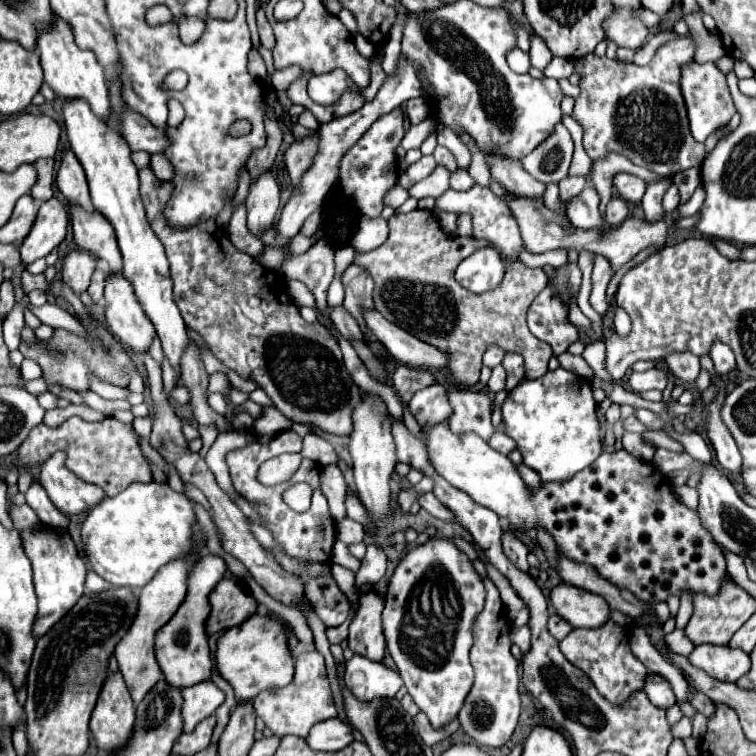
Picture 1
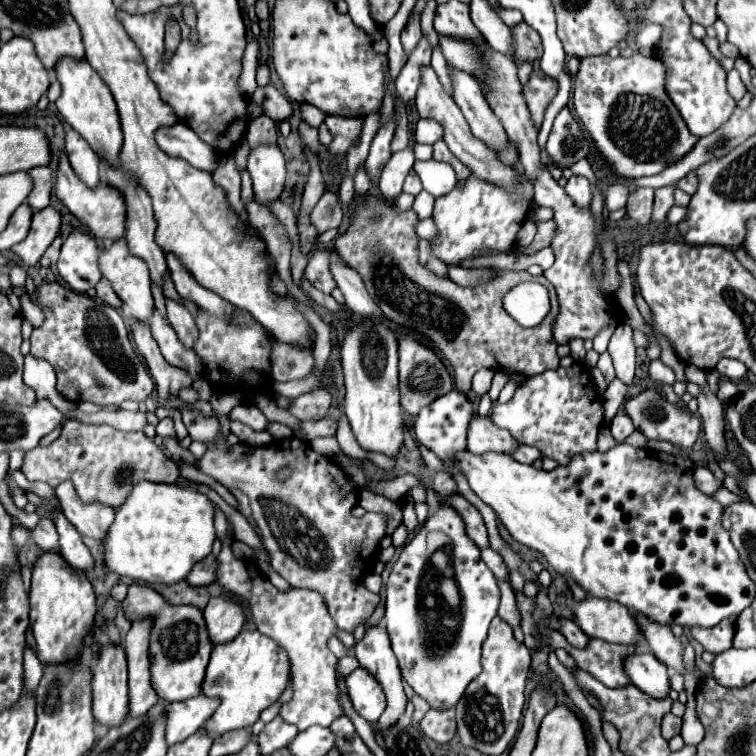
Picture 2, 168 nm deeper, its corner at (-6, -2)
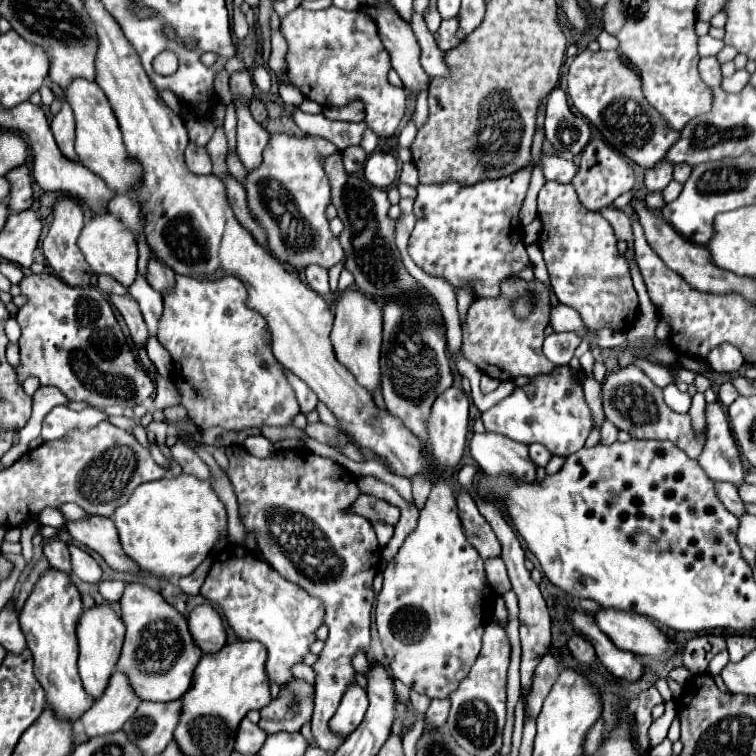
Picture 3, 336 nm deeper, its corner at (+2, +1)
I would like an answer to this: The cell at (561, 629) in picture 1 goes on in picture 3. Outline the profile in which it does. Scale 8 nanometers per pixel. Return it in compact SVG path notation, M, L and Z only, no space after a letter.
M572 636L570 642L568 642L568 650L572 652L572 656L578 660L578 662L584 662L584 664L592 664L596 660L596 652L592 648L592 644L588 640L584 640L582 636Z

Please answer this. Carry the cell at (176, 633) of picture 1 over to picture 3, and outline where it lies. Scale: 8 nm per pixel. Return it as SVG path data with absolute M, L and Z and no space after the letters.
M126 584L120 606L122 606L122 620L126 624L126 640L120 660L116 664L116 672L122 672L128 678L134 694L144 702L172 702L182 698L182 694L190 688L192 672L202 656L202 652L192 642L186 618L174 606L166 604L158 592L142 584Z

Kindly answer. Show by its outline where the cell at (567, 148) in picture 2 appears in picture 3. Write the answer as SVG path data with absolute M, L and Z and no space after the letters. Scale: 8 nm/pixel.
M556 86L548 96L544 128L546 128L546 140L558 152L572 152L576 156L590 142L588 122L570 110L566 92L560 86Z

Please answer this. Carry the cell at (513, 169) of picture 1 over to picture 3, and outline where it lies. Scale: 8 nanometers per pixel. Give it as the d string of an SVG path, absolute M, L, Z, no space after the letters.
M414 12L412 14L412 20L410 20L410 26L416 34L416 40L420 44L420 64L422 68L426 70L426 74L430 78L436 78L436 76L448 76L448 66L444 62L444 52L438 50L436 42L434 42L434 36L430 34L430 30L426 28L426 22L424 22L424 16Z

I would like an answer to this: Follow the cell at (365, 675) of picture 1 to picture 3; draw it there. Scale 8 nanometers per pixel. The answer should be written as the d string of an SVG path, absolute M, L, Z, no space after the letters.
M362 686L348 688L336 714L330 720L330 730L340 738L350 736L360 726L360 722L364 720L366 708L368 708L366 690Z

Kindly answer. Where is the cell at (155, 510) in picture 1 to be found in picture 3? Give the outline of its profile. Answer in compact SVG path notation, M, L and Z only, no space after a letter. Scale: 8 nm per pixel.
M180 474L176 478L160 478L136 488L128 504L120 506L114 512L114 524L120 534L124 552L138 562L142 570L148 570L156 576L188 576L192 574L210 554L216 542L228 538L228 516L224 502L218 498L210 482L200 480L192 474Z

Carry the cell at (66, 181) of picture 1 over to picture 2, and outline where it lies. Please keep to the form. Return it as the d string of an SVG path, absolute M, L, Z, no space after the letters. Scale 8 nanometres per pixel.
M74 129L66 133L66 155L80 181L84 181L88 187L98 187L100 159L96 157L94 149Z

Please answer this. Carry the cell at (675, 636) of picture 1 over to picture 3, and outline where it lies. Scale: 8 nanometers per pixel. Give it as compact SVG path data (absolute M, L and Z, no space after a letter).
M726 650L724 652L720 652L720 654L716 654L712 660L710 660L710 664L708 664L708 668L706 668L706 674L710 674L710 676L720 676L720 672L722 672L722 668L728 664L728 654L726 654Z

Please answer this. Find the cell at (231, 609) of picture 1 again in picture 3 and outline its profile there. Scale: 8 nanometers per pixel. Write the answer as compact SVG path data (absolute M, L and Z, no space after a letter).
M208 604L196 606L192 610L192 614L188 616L188 628L196 648L206 654L218 652L226 644L226 630L222 626L222 618Z

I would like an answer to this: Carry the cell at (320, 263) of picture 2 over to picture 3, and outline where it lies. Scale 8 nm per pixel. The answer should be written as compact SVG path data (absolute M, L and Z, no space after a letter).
M308 266L306 268L306 282L308 286L318 292L320 296L328 296L330 294L330 286L328 286L328 270L320 268L320 266Z

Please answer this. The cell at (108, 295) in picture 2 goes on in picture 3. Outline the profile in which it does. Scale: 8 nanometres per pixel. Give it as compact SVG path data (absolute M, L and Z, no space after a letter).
M104 274L98 278L98 288L104 294L128 294L128 288L124 288L120 282L112 280L112 276L104 276Z

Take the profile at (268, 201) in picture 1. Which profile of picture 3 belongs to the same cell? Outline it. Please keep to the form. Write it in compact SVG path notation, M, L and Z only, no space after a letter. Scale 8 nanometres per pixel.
M234 96L232 104L236 106L236 118L238 118L238 130L236 130L238 156L244 168L254 170L262 162L262 150L268 144L268 132L252 118L246 102Z

